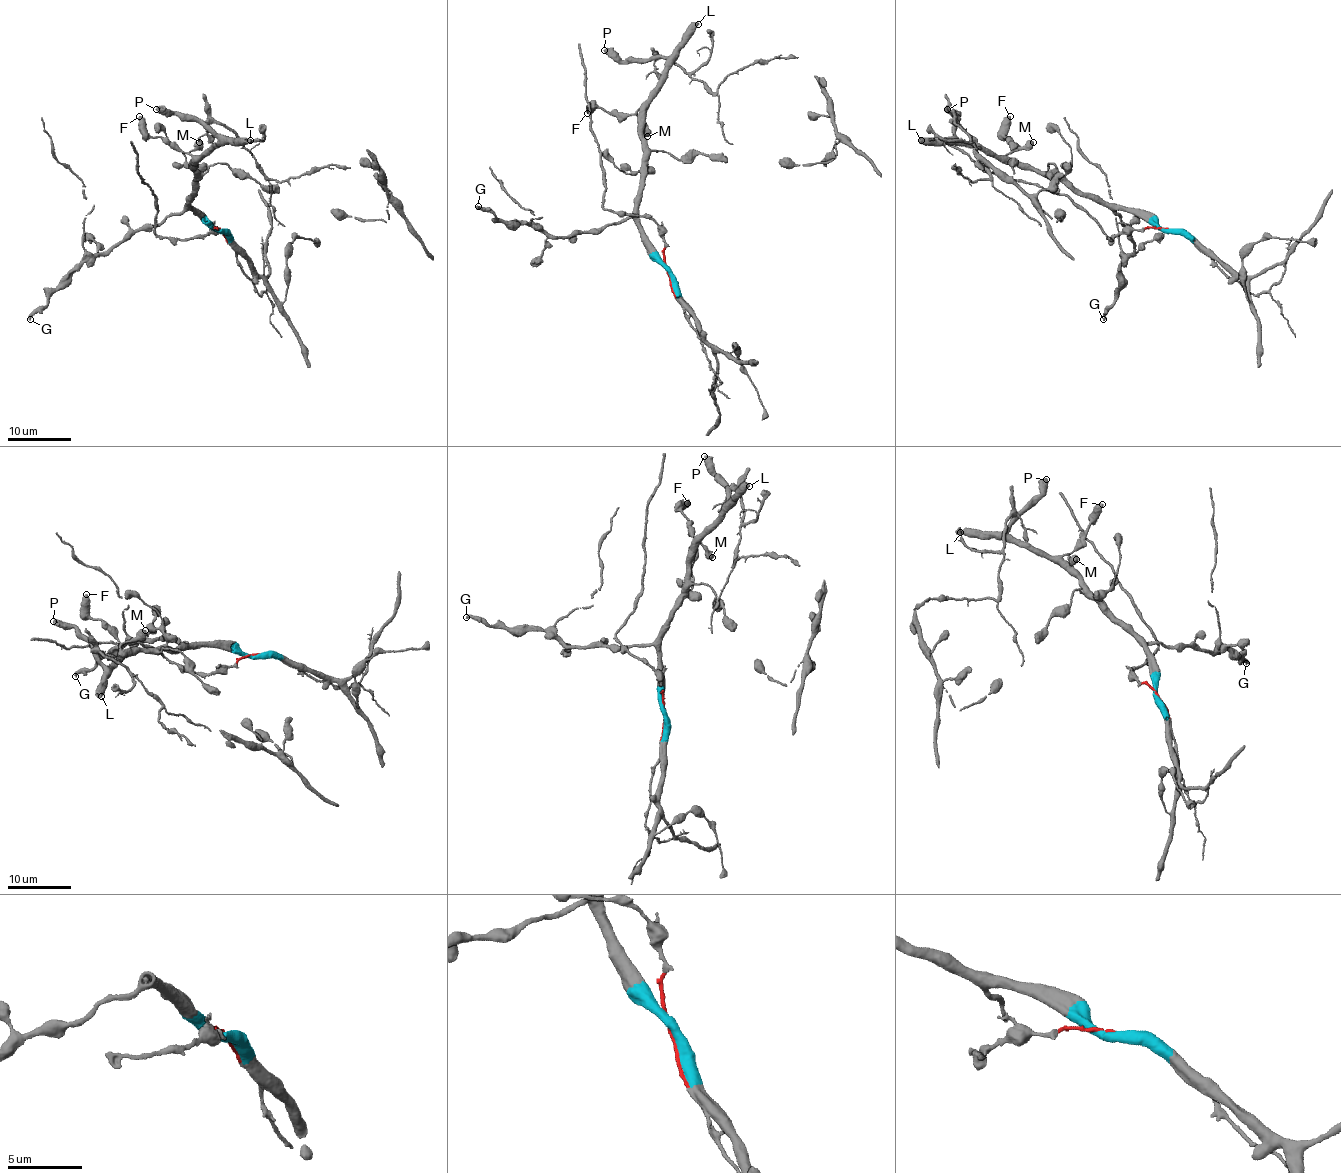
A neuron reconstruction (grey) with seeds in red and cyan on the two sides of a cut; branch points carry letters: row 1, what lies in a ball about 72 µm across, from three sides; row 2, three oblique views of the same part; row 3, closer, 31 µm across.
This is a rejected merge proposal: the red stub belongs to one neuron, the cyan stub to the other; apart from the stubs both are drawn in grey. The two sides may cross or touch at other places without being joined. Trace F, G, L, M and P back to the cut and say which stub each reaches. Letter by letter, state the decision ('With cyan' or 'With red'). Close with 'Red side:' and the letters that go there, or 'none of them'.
F: With cyan
G: With cyan
L: With cyan
M: With cyan
P: With cyan
Red side: none of them

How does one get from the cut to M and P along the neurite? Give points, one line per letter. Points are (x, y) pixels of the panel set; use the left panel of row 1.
M: (220, 230), (190, 205), (195, 168), (189, 152), (200, 141)
P: (220, 230), (190, 205), (195, 165), (217, 140), (195, 119), (181, 119), (174, 113), (155, 109)

